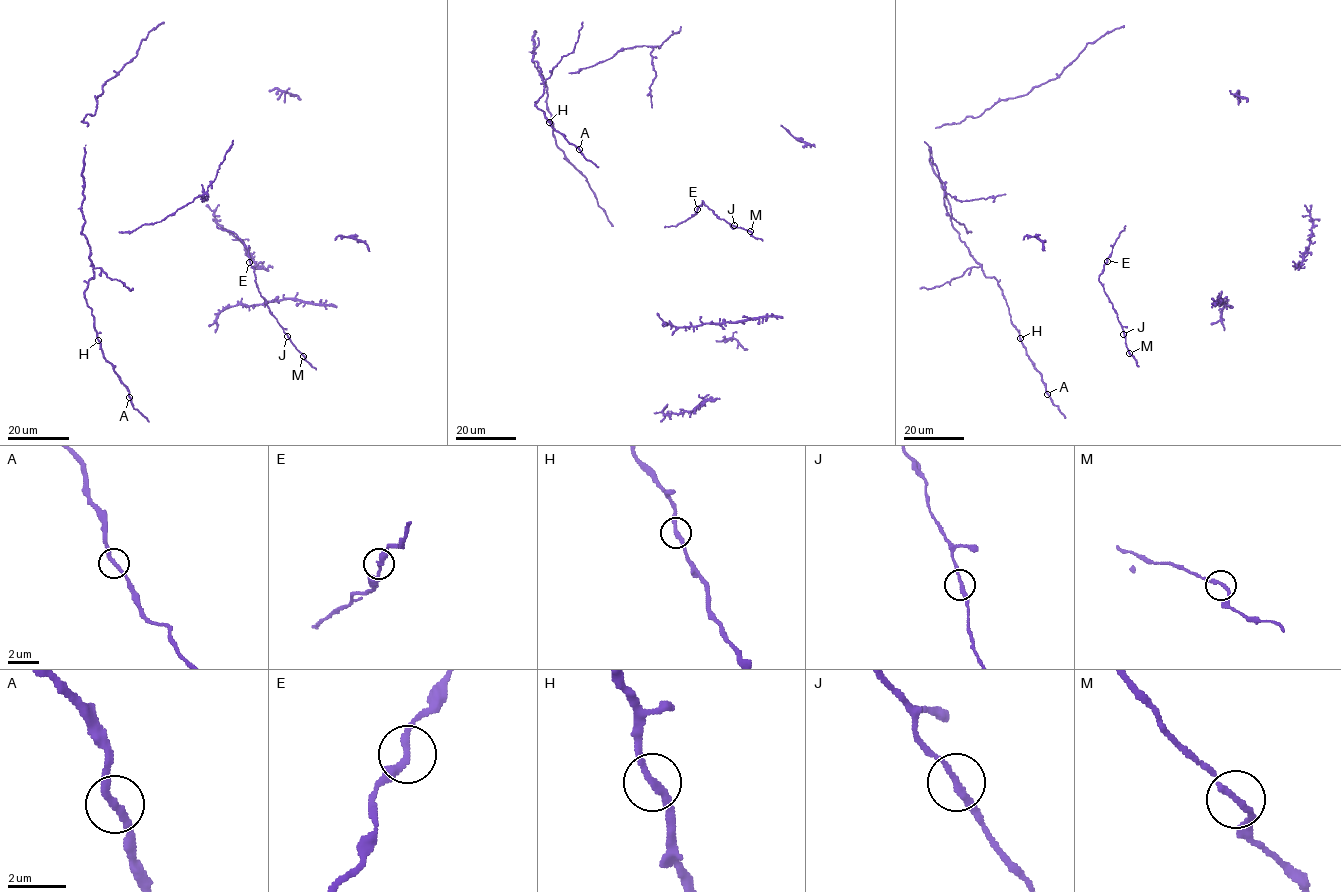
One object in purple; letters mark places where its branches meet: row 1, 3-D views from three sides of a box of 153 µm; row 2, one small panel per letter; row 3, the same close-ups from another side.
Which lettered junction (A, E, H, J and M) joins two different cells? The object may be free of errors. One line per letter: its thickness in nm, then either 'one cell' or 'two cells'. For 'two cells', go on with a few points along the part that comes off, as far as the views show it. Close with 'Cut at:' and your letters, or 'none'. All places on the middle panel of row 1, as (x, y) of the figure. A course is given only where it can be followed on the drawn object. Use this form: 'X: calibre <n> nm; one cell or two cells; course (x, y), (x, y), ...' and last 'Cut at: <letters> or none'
A: calibre 240 nm; one cell
E: calibre 240 nm; one cell
H: calibre 240 nm; two cells
J: calibre 220 nm; one cell
M: calibre 200 nm; one cell
Cut at: H

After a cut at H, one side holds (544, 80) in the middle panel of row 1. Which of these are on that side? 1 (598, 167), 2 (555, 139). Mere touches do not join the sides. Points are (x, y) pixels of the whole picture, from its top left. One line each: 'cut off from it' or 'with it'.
1: cut off from it
2: with it

